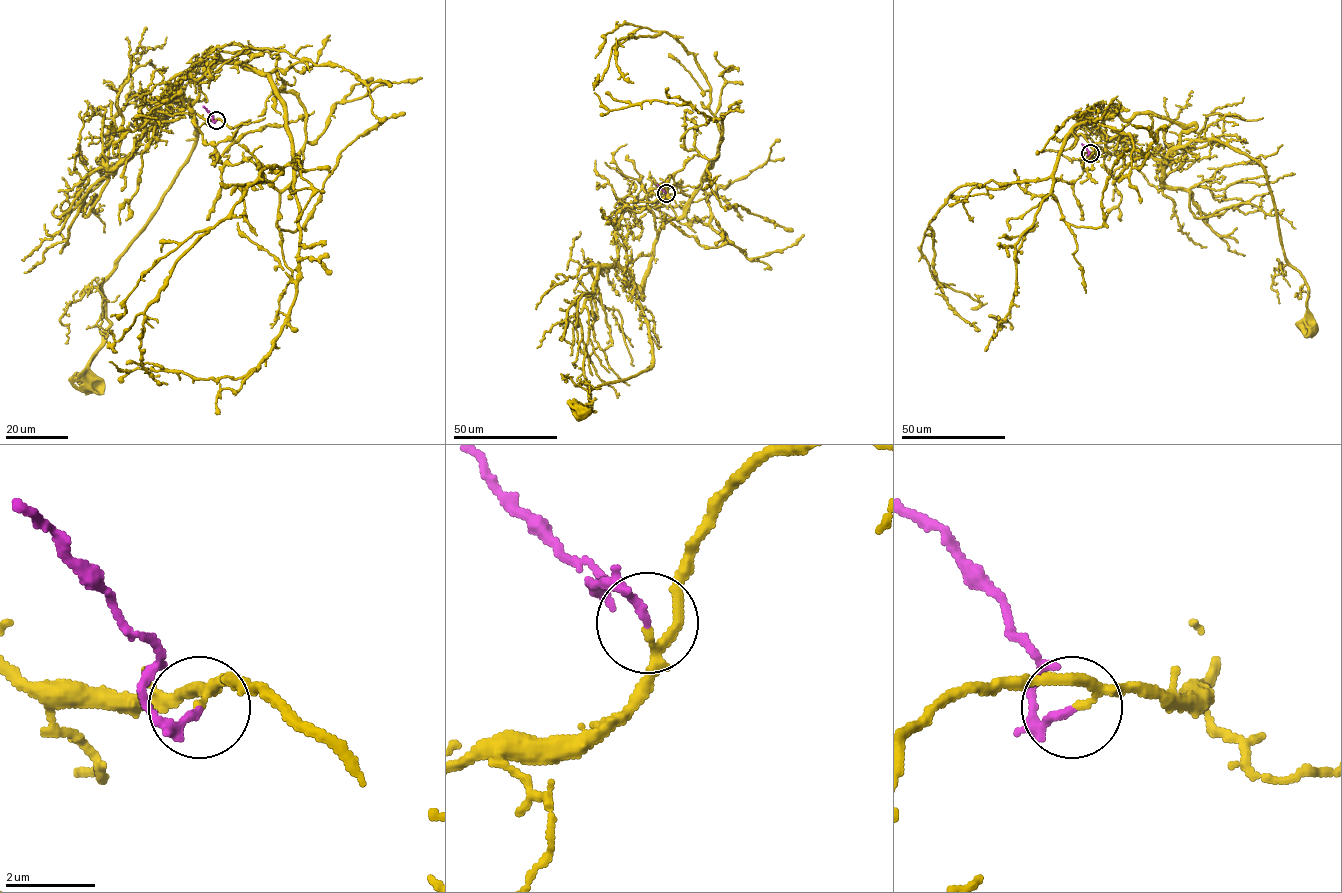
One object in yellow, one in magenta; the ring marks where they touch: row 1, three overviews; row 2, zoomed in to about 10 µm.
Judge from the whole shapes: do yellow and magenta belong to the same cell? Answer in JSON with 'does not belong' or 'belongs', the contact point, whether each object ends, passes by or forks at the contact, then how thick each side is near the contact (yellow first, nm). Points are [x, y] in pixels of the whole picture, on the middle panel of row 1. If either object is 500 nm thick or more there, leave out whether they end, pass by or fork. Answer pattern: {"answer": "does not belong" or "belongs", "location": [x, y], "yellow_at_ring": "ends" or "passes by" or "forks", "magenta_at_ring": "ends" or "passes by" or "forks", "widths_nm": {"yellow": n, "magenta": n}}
{"answer": "belongs", "location": [666, 193], "yellow_at_ring": "passes by", "magenta_at_ring": "ends", "widths_nm": {"yellow": 130, "magenta": 180}}

